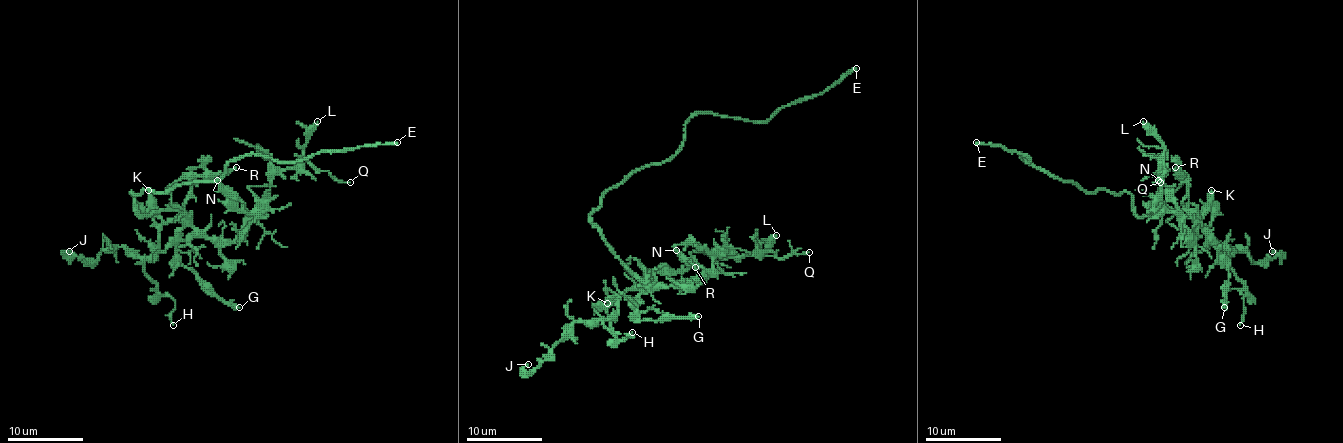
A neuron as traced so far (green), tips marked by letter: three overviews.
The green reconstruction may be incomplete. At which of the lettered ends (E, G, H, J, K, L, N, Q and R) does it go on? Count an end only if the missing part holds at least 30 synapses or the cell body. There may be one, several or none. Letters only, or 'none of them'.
E

